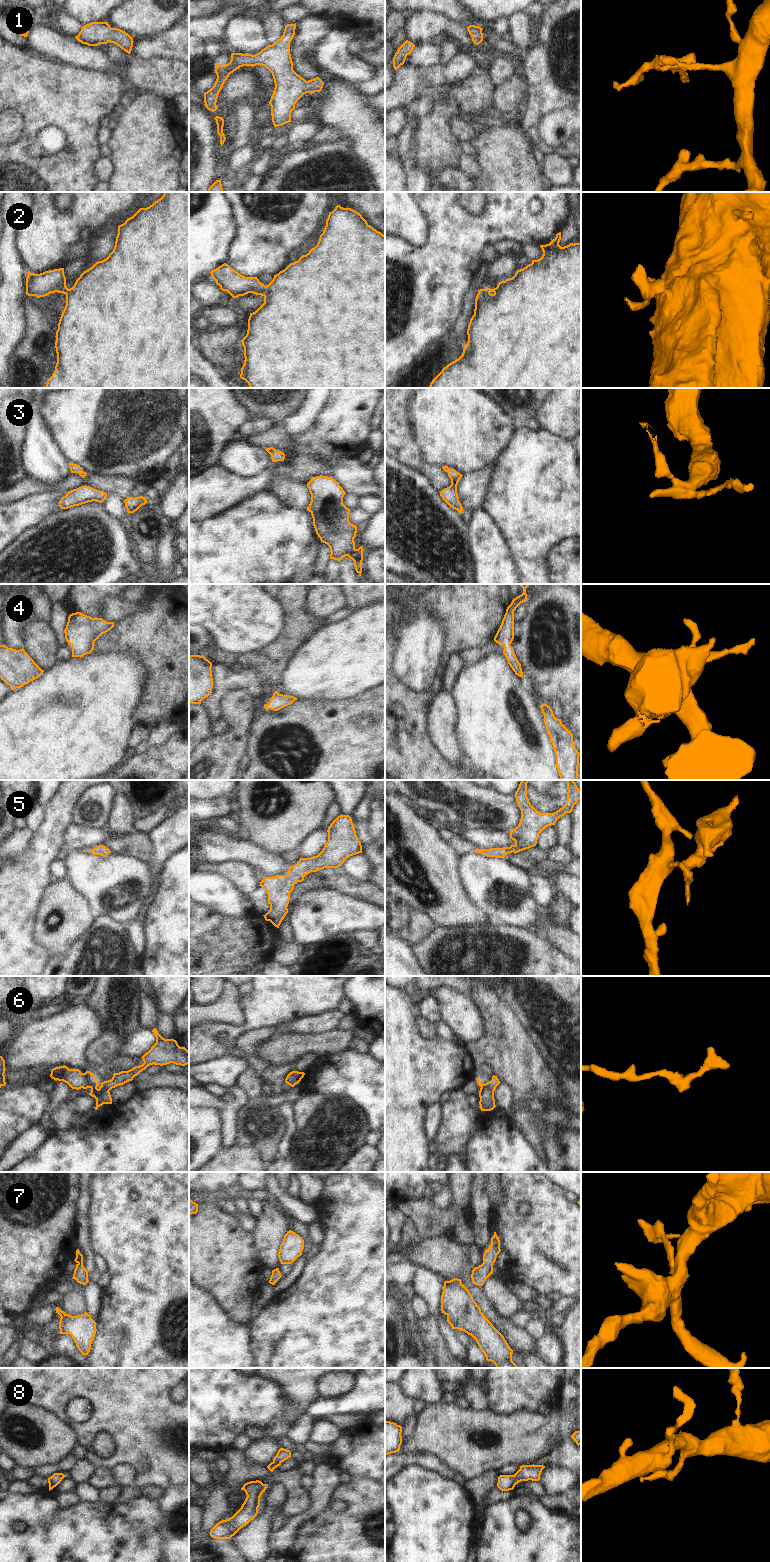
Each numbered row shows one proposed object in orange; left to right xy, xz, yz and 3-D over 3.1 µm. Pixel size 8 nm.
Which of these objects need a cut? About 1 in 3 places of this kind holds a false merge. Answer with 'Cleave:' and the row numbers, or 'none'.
Cleave: none

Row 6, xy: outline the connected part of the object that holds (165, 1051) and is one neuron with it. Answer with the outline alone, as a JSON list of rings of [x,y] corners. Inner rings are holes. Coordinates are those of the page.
[[[156,1028],[152,1032],[156,1037],[156,1043],[142,1056],[144,1063],[128,1071],[114,1073],[112,1079],[102,1082],[100,1087],[95,1075],[90,1071],[82,1073],[79,1069],[69,1069],[65,1065],[53,1068],[50,1077],[55,1081],[67,1083],[72,1089],[90,1088],[89,1095],[96,1099],[95,1110],[103,1104],[112,1104],[109,1091],[132,1081],[135,1076],[148,1066],[153,1064],[163,1066],[170,1063],[181,1066],[189,1064],[189,1051],[185,1047],[180,1047],[174,1039],[163,1038]]]

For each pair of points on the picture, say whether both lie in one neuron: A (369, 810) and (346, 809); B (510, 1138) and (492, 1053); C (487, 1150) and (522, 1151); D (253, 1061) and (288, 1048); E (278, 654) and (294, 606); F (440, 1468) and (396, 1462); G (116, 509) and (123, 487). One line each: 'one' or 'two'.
A: two
B: two
C: one
D: two
E: one
F: one
G: two

